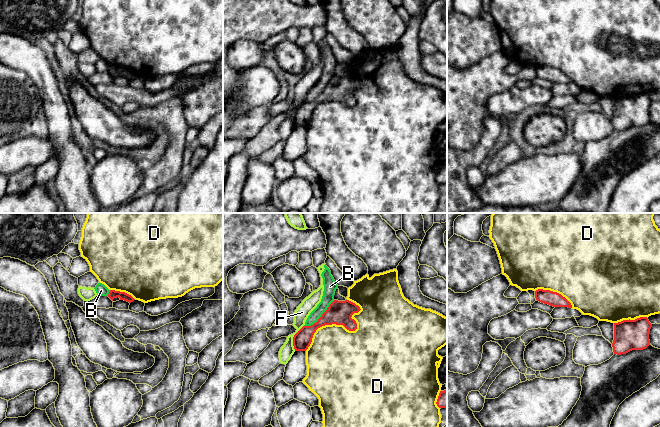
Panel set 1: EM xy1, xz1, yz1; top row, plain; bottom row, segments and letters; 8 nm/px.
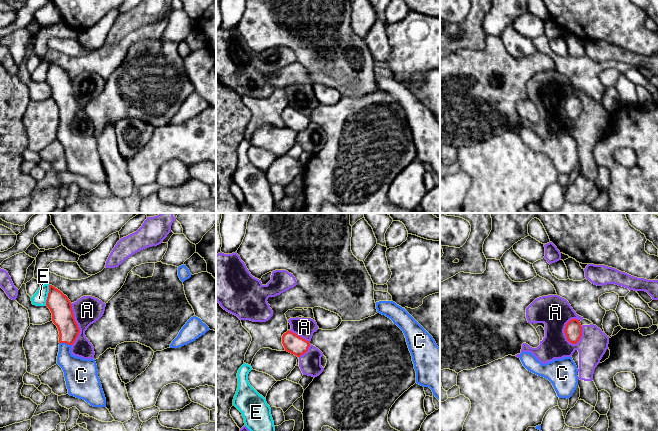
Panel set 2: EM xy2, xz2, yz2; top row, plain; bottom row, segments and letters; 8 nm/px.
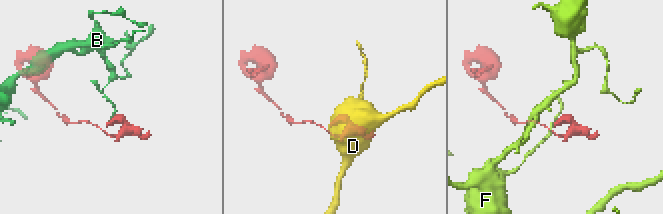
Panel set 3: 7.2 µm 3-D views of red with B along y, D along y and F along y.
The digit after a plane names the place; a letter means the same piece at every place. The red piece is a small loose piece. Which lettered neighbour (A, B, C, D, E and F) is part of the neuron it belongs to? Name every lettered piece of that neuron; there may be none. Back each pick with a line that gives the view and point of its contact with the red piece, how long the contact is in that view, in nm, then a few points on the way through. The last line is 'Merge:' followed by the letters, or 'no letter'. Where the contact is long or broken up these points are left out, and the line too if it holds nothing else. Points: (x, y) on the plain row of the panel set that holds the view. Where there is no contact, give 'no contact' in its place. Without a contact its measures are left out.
C: contact xy2 (66, 119); length 100 nm; way xy2 (62, 90), (66, 100), (66, 119), (66, 136), (77, 147)
Merge: C

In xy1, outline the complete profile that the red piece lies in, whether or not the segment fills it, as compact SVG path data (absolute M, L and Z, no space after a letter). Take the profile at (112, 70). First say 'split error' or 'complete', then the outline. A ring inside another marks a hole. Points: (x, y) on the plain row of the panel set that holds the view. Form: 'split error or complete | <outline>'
complete | M110 66L110 68L108 70L108 73L112 77L113 77L114 74L119 73L120 76L124 76L124 77L127 77L129 79L131 79L131 78L133 78L135 76L131 71L129 71L129 70L127 70L125 68L120 68L120 67L115 67L115 66Z

